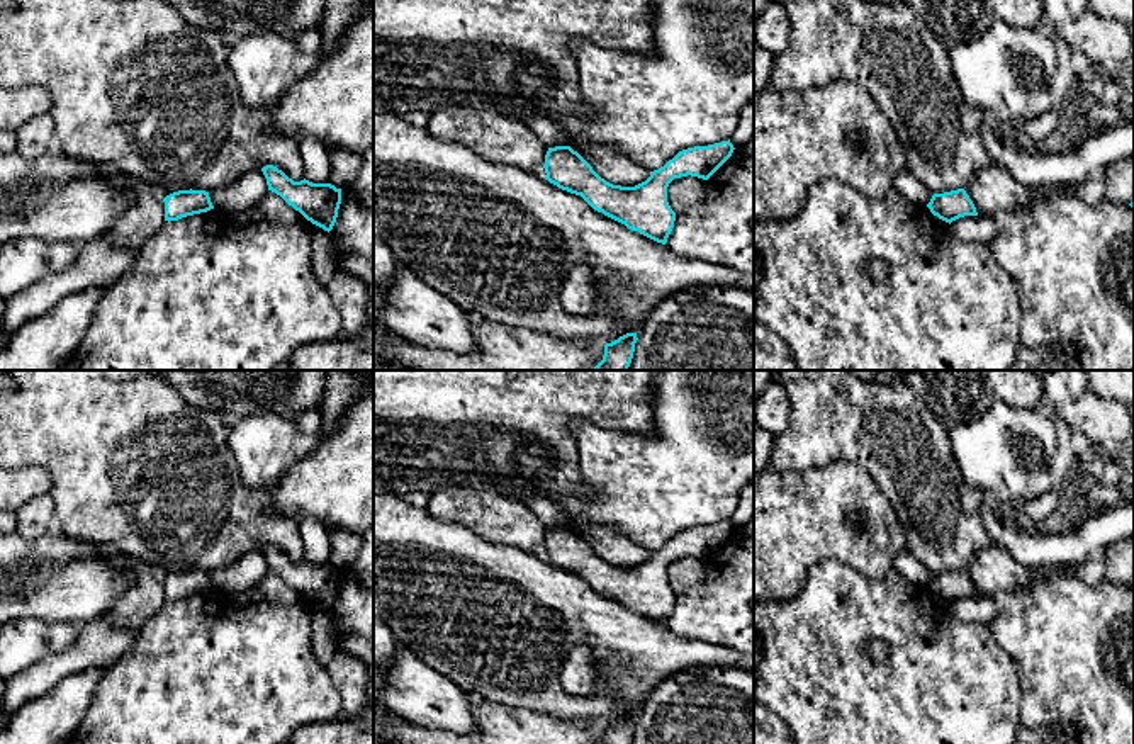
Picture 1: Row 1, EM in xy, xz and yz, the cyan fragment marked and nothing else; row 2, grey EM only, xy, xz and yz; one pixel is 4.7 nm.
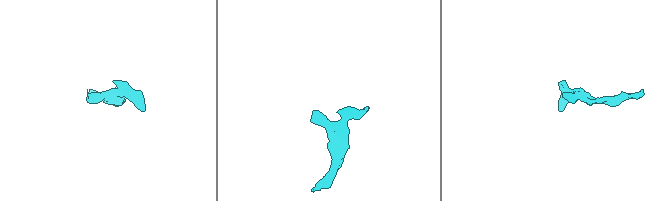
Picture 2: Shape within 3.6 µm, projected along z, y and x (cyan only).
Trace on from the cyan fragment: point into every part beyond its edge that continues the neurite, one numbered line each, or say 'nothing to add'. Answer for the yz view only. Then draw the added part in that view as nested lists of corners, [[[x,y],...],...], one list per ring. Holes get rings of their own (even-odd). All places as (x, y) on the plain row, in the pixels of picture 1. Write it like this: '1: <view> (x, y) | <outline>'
nothing to add

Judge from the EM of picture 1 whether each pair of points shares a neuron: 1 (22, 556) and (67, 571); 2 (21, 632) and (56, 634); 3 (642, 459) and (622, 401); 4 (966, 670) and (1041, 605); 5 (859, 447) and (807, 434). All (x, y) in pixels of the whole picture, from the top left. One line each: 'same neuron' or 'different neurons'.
1: same neuron
2: same neuron
3: different neurons
4: different neurons
5: same neuron

